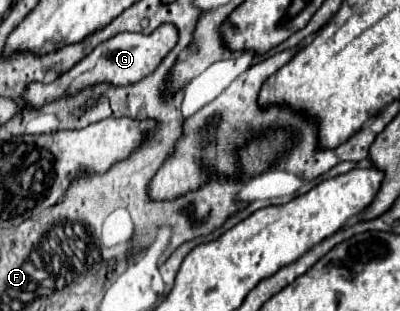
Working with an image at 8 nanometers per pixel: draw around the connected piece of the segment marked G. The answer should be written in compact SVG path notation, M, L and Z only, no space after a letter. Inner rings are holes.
M167 23L157 27L151 35L119 33L113 39L101 43L91 55L81 59L71 71L67 71L65 75L61 75L53 83L31 83L23 97L25 97L27 105L37 109L47 101L55 101L63 95L75 95L83 87L89 87L89 85L95 85L95 83L103 83L103 81L113 83L113 85L137 83L143 77L147 77L149 73L155 71L155 67L163 61L163 57L173 49L175 43L177 43L177 29L173 25L167 25Z

